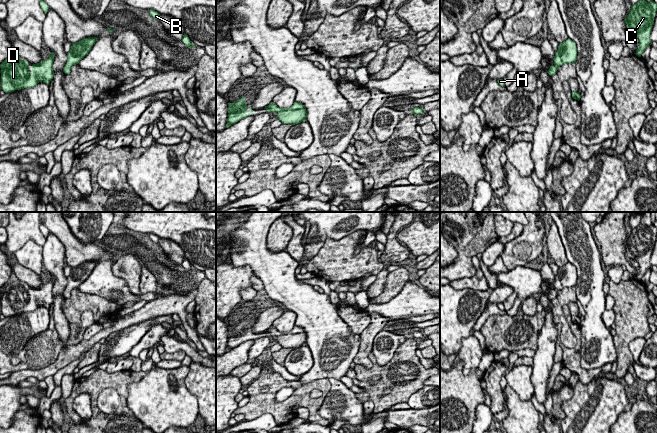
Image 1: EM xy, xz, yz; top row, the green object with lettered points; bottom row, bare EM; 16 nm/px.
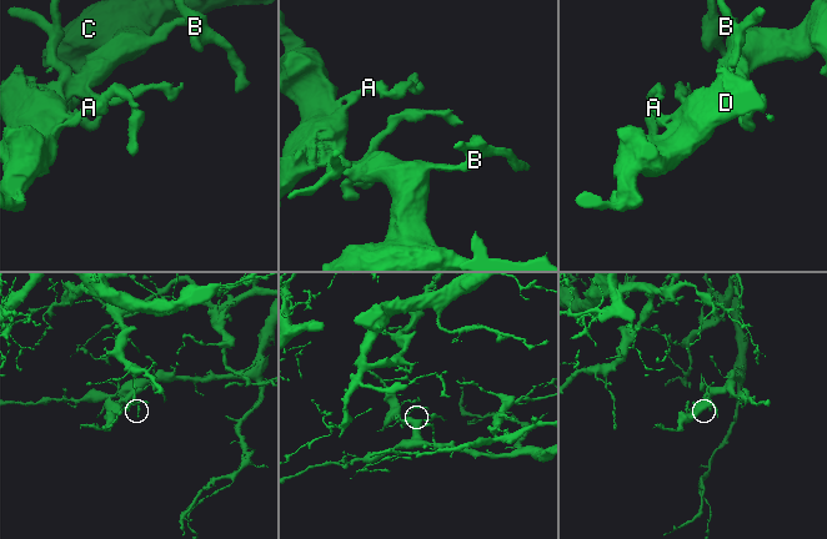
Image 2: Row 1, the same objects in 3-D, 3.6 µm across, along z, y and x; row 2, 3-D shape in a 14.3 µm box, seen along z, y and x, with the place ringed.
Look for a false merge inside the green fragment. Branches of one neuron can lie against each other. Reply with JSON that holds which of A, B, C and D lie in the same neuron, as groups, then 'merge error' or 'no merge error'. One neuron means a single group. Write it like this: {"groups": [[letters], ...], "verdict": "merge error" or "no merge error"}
{"groups": [["A", "B", "C", "D"]], "verdict": "no merge error"}

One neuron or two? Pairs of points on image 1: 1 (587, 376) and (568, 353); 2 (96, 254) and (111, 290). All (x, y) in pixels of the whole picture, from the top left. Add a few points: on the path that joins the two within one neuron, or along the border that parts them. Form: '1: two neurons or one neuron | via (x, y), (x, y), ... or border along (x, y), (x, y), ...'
1: one neuron | via (581, 372), (571, 359)
2: two neurons | border along (99, 262), (111, 261), (113, 263)

